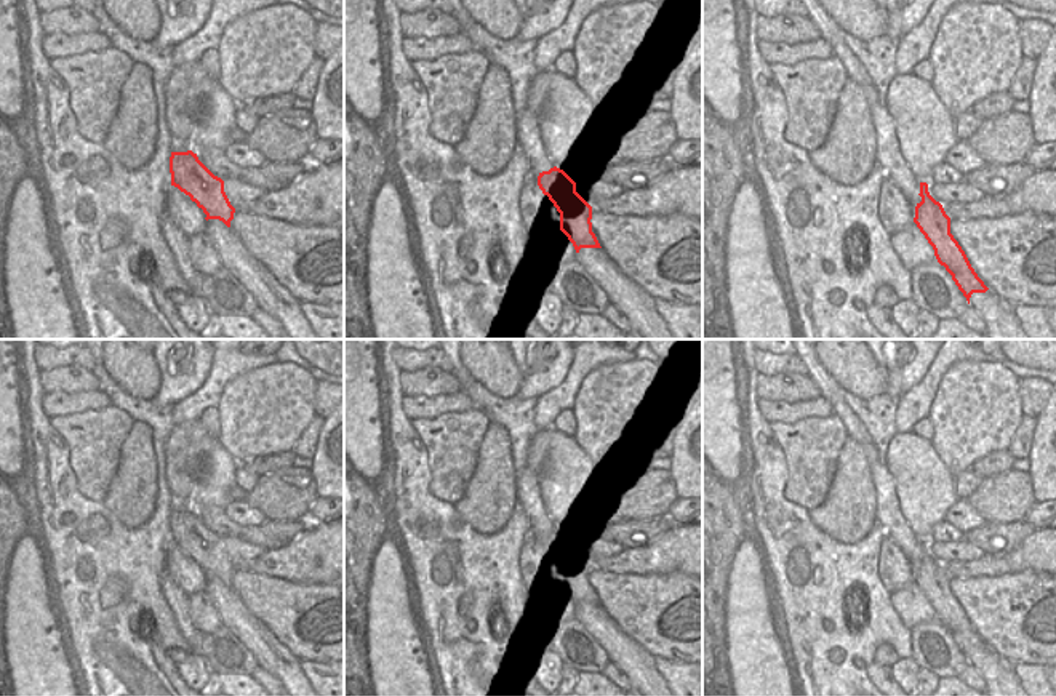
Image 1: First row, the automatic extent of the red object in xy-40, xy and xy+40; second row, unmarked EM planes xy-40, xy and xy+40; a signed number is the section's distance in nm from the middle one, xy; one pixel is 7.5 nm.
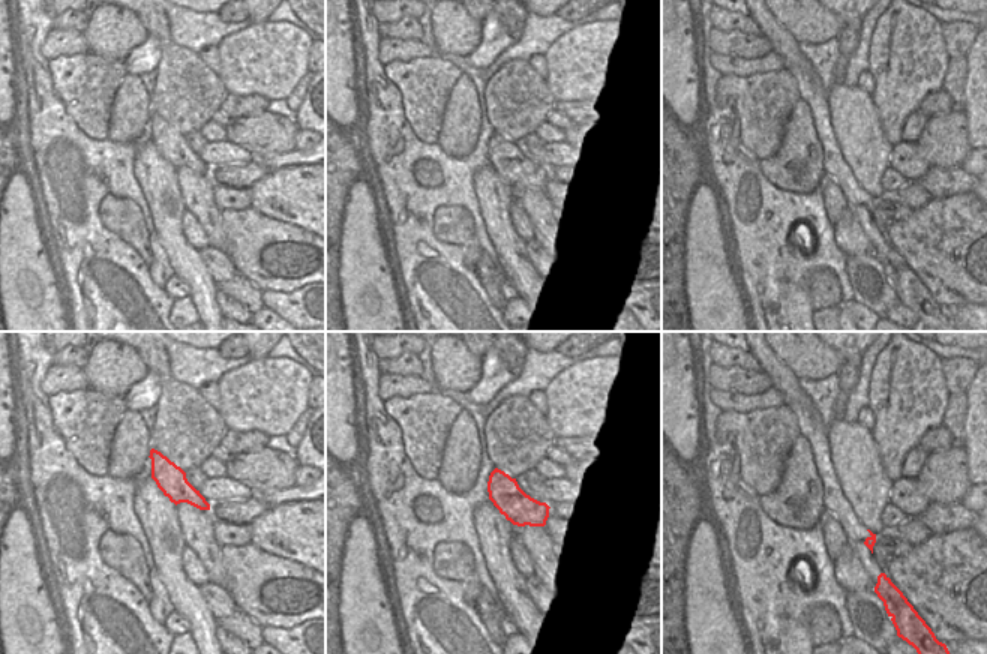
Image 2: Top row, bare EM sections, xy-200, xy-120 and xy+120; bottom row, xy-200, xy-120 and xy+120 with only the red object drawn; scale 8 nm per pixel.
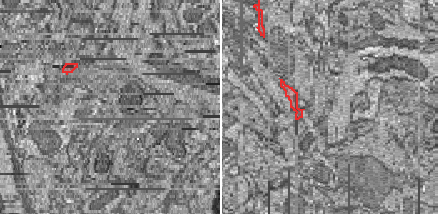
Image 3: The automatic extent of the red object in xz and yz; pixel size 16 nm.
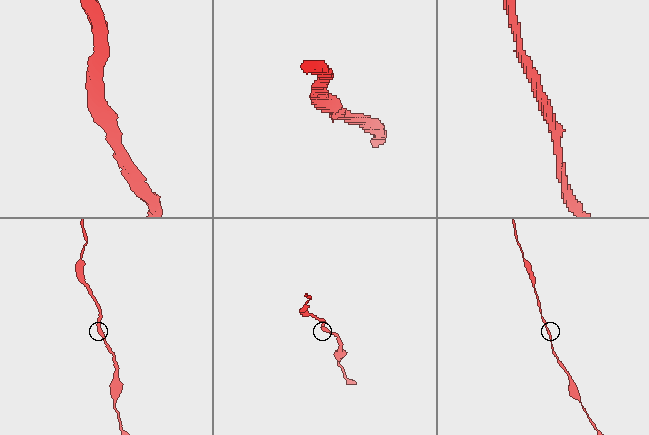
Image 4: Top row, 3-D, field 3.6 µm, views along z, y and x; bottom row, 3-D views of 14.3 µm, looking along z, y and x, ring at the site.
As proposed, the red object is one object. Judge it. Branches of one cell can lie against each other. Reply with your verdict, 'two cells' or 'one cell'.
one cell

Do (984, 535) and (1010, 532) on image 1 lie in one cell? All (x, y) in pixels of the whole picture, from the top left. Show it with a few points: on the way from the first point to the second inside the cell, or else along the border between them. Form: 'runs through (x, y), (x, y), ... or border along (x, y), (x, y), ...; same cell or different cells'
runs through (991, 535), (1004, 535); same cell

